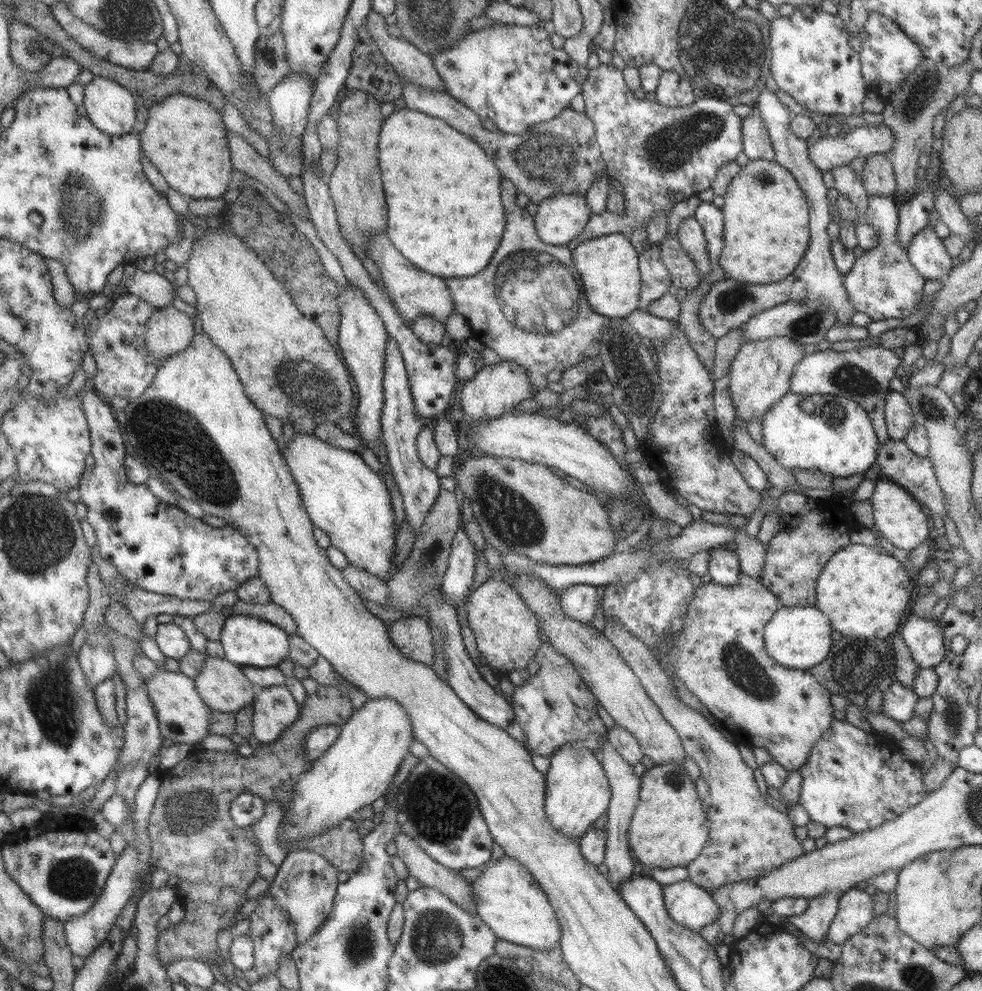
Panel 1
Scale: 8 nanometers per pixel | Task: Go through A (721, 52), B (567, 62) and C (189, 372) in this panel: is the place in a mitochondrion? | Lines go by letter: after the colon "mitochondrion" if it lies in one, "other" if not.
A: mitochondrion
B: other
C: other

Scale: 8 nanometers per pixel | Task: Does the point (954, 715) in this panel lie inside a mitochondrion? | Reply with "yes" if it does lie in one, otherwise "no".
yes

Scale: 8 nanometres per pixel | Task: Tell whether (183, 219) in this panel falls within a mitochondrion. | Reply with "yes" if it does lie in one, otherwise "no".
no

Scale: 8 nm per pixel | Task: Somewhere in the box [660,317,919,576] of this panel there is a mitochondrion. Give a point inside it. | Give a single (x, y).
(850, 377)

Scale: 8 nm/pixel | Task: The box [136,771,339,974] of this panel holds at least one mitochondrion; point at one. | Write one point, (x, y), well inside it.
(194, 807)

